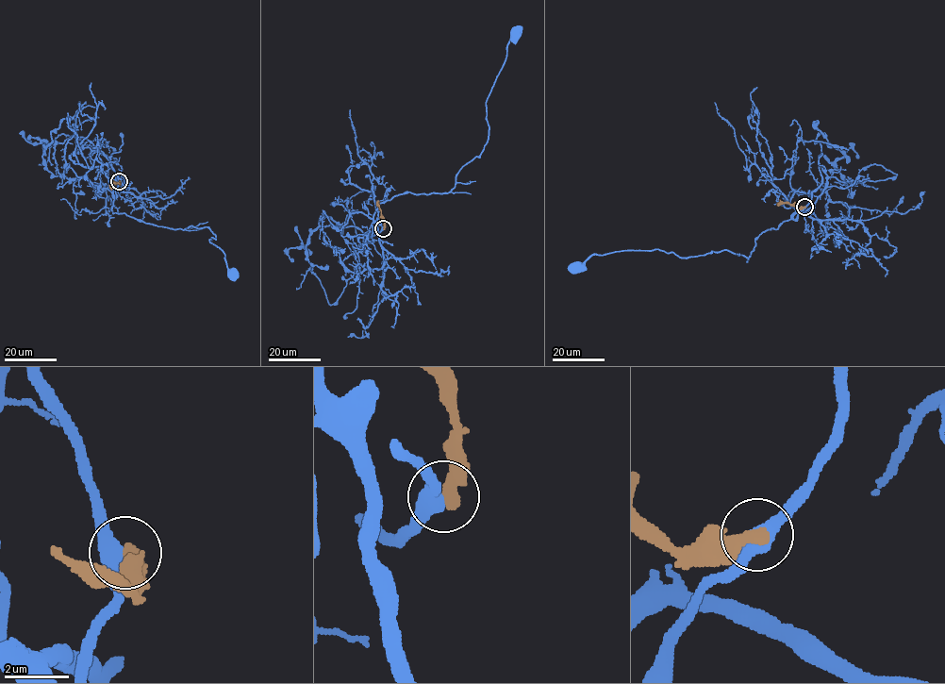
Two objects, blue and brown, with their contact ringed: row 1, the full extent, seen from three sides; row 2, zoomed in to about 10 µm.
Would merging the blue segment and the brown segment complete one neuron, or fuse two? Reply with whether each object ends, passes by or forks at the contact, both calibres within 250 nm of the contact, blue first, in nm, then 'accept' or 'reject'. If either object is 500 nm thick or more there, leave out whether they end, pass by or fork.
blue passes by | brown ends | 480/440 nm | reject

